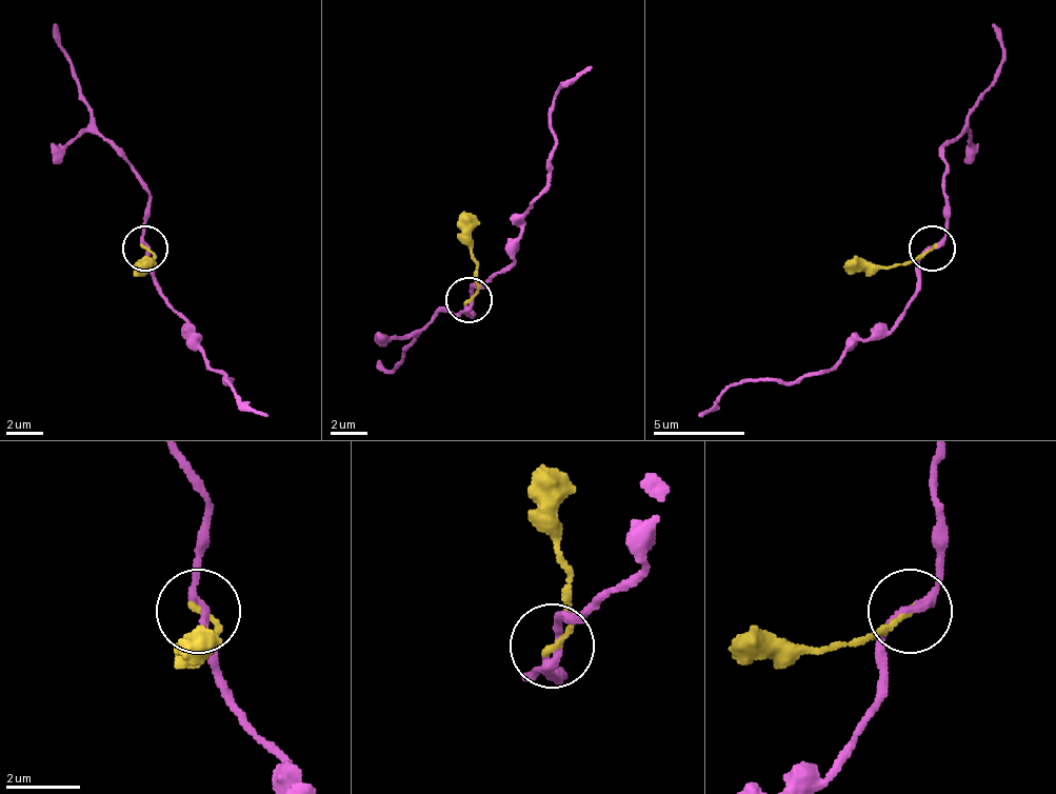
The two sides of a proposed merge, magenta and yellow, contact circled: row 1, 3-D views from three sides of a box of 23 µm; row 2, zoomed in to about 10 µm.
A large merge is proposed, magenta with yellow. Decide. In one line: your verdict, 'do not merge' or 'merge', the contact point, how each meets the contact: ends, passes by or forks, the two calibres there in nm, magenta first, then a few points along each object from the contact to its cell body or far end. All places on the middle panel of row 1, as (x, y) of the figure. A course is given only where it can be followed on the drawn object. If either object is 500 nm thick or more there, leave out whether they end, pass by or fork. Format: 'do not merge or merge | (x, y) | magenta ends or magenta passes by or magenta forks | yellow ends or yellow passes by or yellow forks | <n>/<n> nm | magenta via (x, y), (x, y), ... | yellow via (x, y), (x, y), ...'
merge | (469, 300) | magenta passes by | yellow ends | 200/160 nm | magenta via (472, 299), (476, 285), (513, 257), (522, 212), (545, 184), (554, 147), (550, 106), (591, 65) | yellow via (467, 299), (476, 266), (472, 221), (462, 212)

